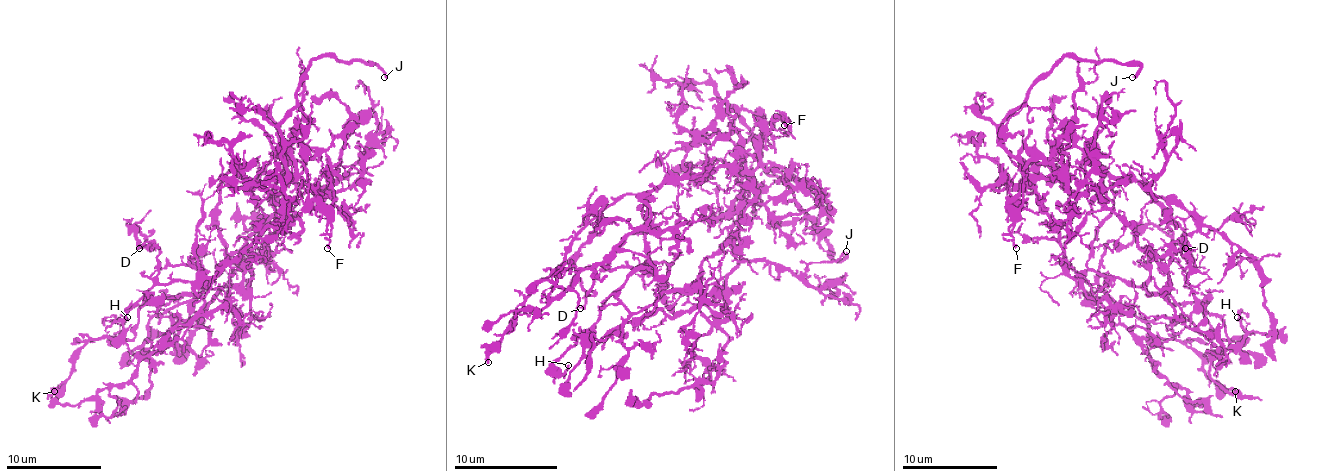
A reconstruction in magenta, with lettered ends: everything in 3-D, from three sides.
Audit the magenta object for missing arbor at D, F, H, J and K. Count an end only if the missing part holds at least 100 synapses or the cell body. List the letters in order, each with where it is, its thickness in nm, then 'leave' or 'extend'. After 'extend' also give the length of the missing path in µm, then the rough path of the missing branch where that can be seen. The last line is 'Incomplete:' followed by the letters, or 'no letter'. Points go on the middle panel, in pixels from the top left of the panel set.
D: at (580, 308); 200 nm thick; leave
F: at (784, 125); 120 nm thick; leave
H: at (568, 365); 150 nm thick; leave
J: at (846, 251); 240 nm thick; extend; about 70 µm are missing
K: at (488, 362); 200 nm thick; leave
Incomplete: J

